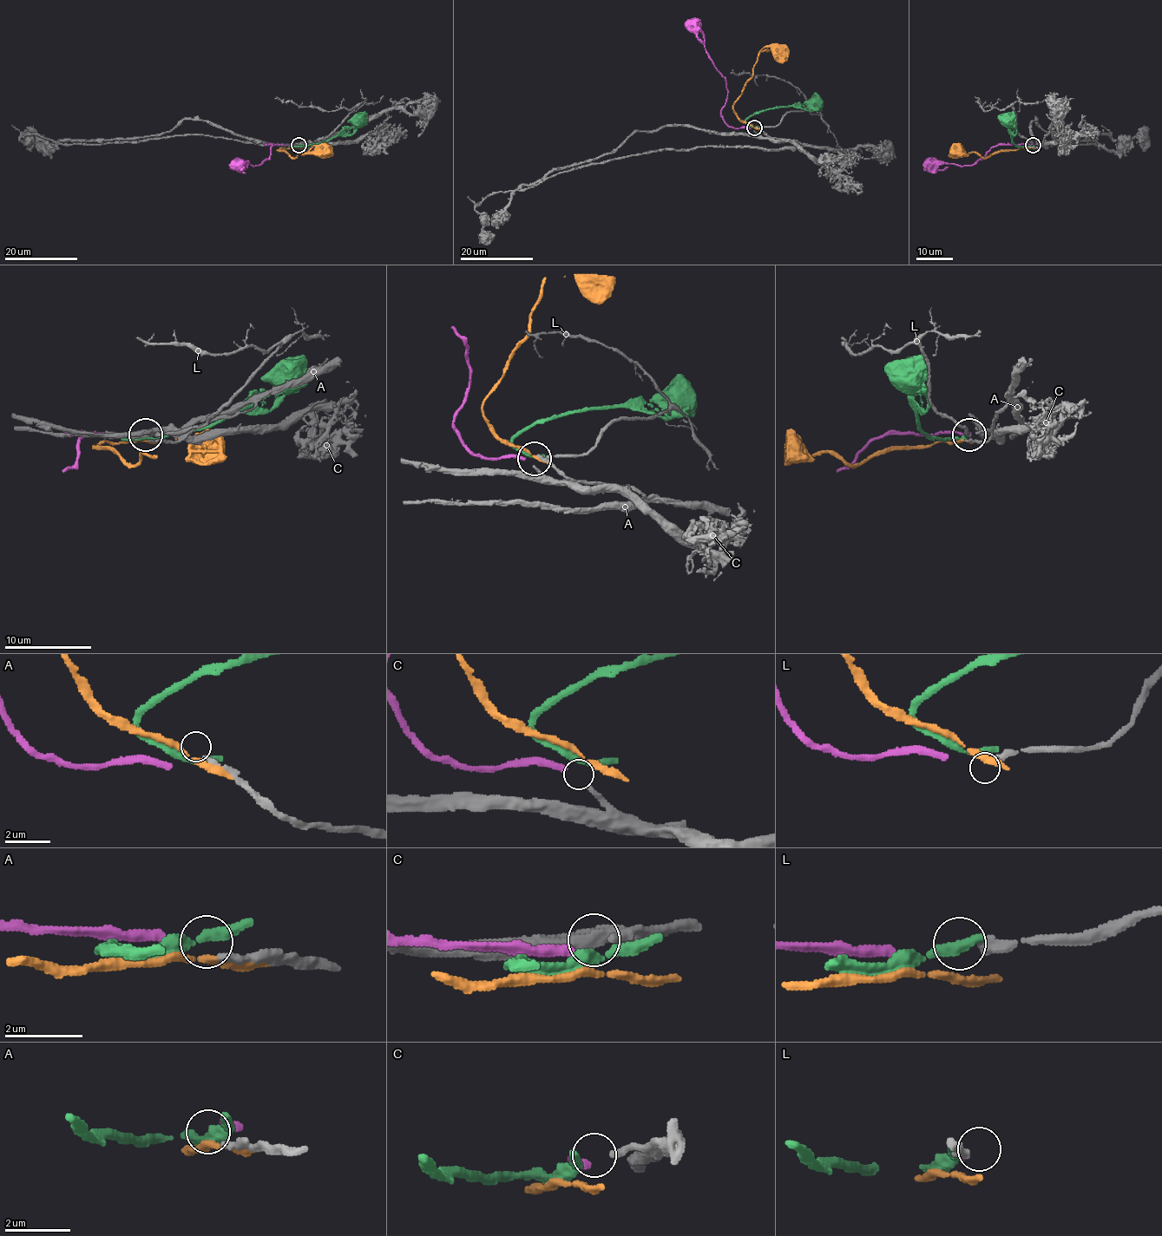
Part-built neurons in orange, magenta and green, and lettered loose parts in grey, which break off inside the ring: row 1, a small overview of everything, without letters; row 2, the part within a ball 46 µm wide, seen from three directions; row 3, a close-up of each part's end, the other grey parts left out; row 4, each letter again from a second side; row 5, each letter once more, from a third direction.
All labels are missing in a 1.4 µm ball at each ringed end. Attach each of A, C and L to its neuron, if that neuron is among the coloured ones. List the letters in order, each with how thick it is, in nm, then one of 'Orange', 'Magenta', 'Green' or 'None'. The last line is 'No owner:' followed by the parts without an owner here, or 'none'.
A: Thickness 190 nm. None
C: Thickness 200 nm. None
L: Thickness 280 nm. None
No owner: A, C, L

